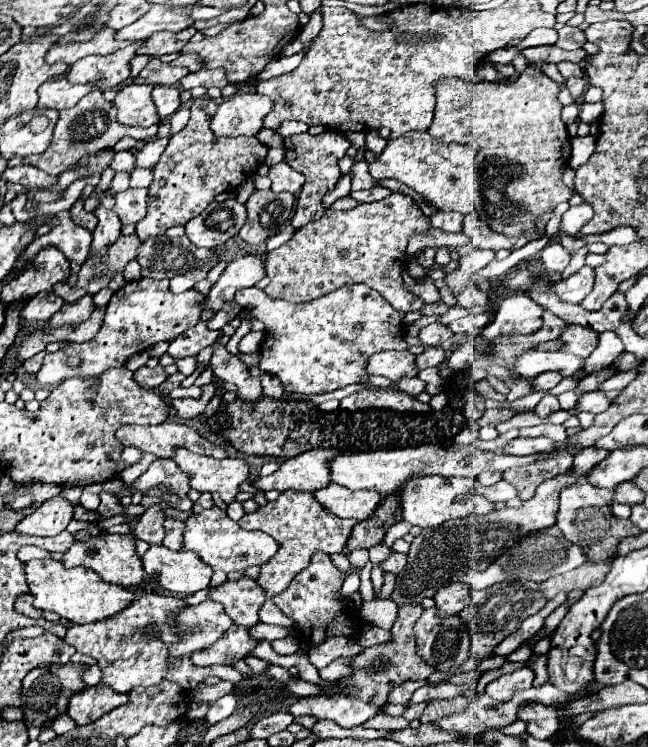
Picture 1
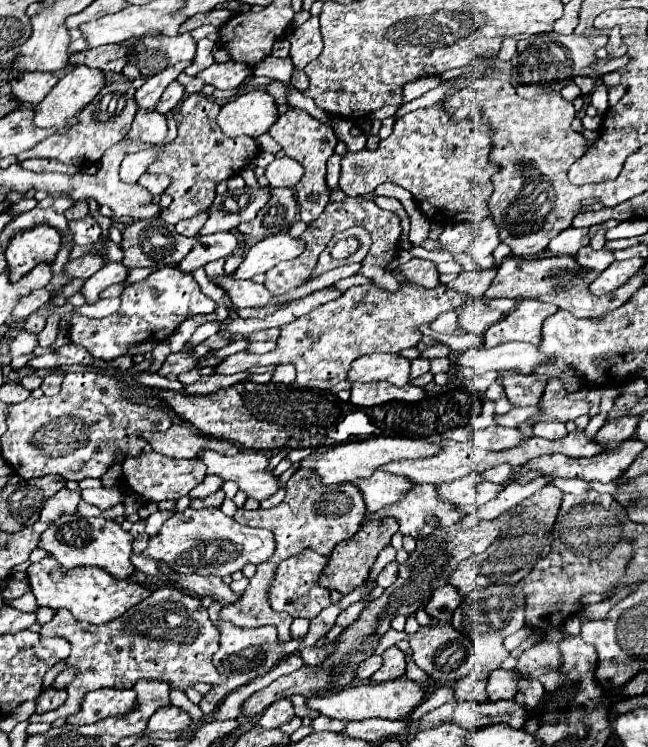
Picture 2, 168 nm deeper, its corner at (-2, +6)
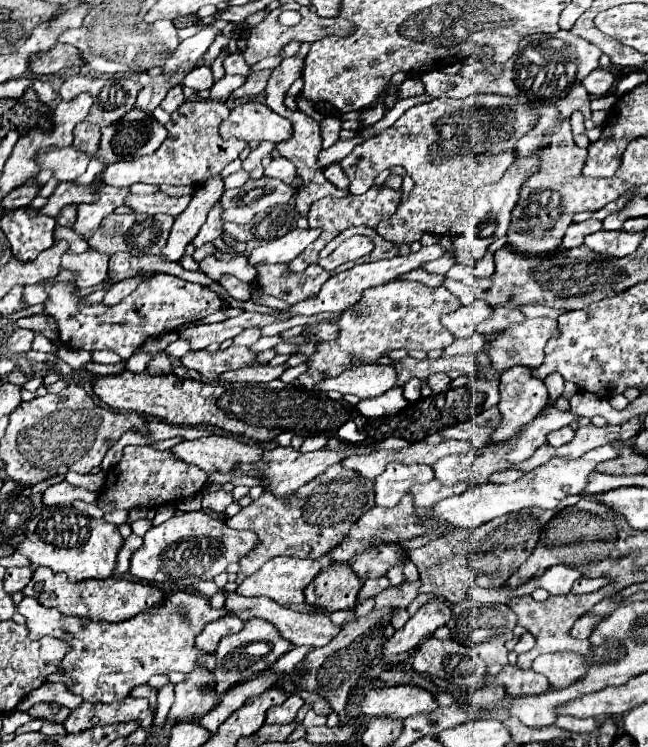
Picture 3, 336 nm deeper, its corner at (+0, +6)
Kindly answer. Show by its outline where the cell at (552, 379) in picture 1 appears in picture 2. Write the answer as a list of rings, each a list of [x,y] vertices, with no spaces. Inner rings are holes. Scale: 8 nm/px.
[[[505,371],[503,375],[505,375],[503,387],[505,387],[507,399],[515,407],[537,405],[539,403],[539,397],[541,397],[541,393],[543,393],[543,389],[547,385],[547,381],[551,379],[551,377],[537,375],[537,373],[519,375],[519,373],[513,373],[513,371]]]

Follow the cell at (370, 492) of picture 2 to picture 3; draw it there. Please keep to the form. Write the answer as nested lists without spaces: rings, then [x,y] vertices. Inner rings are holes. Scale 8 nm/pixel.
[[[391,463],[379,477],[375,477],[375,503],[381,507],[393,507],[403,495],[407,495],[409,487],[429,483],[431,479],[433,469],[429,465]]]

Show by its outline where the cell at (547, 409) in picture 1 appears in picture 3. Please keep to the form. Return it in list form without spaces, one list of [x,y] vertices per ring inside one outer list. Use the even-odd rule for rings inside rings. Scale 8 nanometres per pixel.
[[[551,373],[551,375],[545,377],[545,385],[547,385],[547,389],[549,389],[549,399],[555,401],[555,399],[559,399],[561,393],[563,393],[565,379],[559,377],[559,373]]]

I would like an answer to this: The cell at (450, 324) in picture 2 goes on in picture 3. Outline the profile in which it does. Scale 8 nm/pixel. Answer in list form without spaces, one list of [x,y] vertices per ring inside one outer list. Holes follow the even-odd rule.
[[[475,299],[473,305],[469,307],[461,307],[459,311],[455,313],[449,313],[441,319],[441,323],[457,337],[457,339],[463,339],[467,335],[471,335],[473,331],[477,331],[477,325],[481,321],[485,321],[487,317],[491,317],[493,313],[493,307],[487,305],[485,301],[481,299]]]

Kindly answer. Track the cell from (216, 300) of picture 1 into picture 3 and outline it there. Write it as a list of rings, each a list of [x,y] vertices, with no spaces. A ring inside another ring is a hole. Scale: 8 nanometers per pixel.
[[[291,229],[287,235],[263,243],[261,247],[253,249],[249,263],[289,263],[293,261],[299,253],[303,253],[317,237],[321,235],[321,229]]]

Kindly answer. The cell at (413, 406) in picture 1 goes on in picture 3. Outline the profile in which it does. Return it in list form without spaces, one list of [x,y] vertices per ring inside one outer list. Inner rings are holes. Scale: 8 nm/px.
[[[389,389],[387,393],[383,393],[381,397],[375,397],[375,399],[365,399],[357,405],[359,413],[363,417],[371,417],[371,419],[377,419],[377,417],[391,417],[391,415],[397,415],[401,409],[407,407],[407,401],[403,397],[403,389]]]

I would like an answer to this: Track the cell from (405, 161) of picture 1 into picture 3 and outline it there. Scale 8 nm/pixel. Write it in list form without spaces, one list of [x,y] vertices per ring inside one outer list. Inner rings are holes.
[[[475,93],[467,99],[447,99],[447,97],[433,99],[429,103],[419,103],[407,109],[381,135],[375,135],[365,143],[361,143],[359,147],[355,147],[353,153],[341,161],[341,169],[351,181],[349,187],[351,193],[365,193],[373,185],[375,177],[389,167],[403,167],[407,175],[413,179],[415,185],[407,201],[399,205],[399,209],[391,219],[381,221],[375,227],[377,235],[385,237],[395,245],[403,245],[403,243],[411,245],[415,241],[421,241],[425,233],[453,237],[463,233],[463,223],[467,219],[467,209],[471,205],[471,199],[467,199],[467,195],[503,177],[505,169],[515,161],[517,139],[523,137],[523,133],[529,133],[531,125],[535,125],[535,109],[531,109],[529,97]]]

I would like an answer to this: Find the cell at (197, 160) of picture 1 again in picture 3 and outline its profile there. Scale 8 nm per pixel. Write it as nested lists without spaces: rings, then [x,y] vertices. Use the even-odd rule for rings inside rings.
[[[201,99],[201,101],[185,101],[177,111],[171,113],[171,121],[167,123],[167,139],[163,141],[163,145],[149,157],[139,157],[139,159],[131,159],[131,161],[119,161],[113,163],[105,169],[105,183],[113,185],[113,187],[129,187],[133,183],[151,183],[151,185],[193,185],[193,187],[201,187],[211,175],[221,173],[231,161],[235,161],[239,157],[239,153],[247,147],[245,141],[239,139],[229,139],[223,141],[219,137],[219,125],[225,119],[225,115],[229,115],[229,109],[225,107],[225,103],[213,101],[213,99]]]

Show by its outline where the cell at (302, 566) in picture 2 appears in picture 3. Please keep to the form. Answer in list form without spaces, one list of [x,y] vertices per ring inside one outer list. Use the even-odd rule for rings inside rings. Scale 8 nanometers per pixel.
[[[275,557],[269,563],[265,563],[257,573],[253,573],[251,577],[247,577],[237,589],[235,593],[243,595],[243,597],[269,597],[275,603],[287,607],[287,609],[295,609],[295,611],[303,611],[303,613],[313,613],[315,607],[305,603],[305,587],[321,573],[321,563],[319,561],[311,561],[311,559],[295,559],[295,557]]]

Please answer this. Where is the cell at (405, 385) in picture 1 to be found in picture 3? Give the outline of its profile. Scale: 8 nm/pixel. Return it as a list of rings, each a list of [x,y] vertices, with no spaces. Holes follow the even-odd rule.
[[[435,373],[427,381],[427,385],[433,389],[433,393],[445,393],[449,389],[449,383],[451,383],[451,377],[443,375],[443,373]]]

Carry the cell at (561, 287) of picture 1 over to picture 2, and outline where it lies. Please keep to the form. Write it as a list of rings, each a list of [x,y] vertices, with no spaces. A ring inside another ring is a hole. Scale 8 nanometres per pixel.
[[[583,247],[577,255],[575,255],[579,267],[585,271],[585,279],[587,283],[595,281],[613,261],[613,253],[609,249],[601,249],[601,251],[593,251],[591,247]]]

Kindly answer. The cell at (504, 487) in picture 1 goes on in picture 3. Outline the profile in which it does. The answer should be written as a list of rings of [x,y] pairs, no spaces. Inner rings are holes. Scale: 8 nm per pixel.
[[[429,481],[425,485],[413,485],[409,489],[409,495],[413,497],[413,505],[415,509],[427,509],[427,507],[433,507],[435,501],[441,501],[445,497],[451,497],[451,495],[459,495],[467,489],[465,483],[459,483],[459,485],[453,485],[453,487],[447,487],[447,485],[441,485],[439,481]]]

